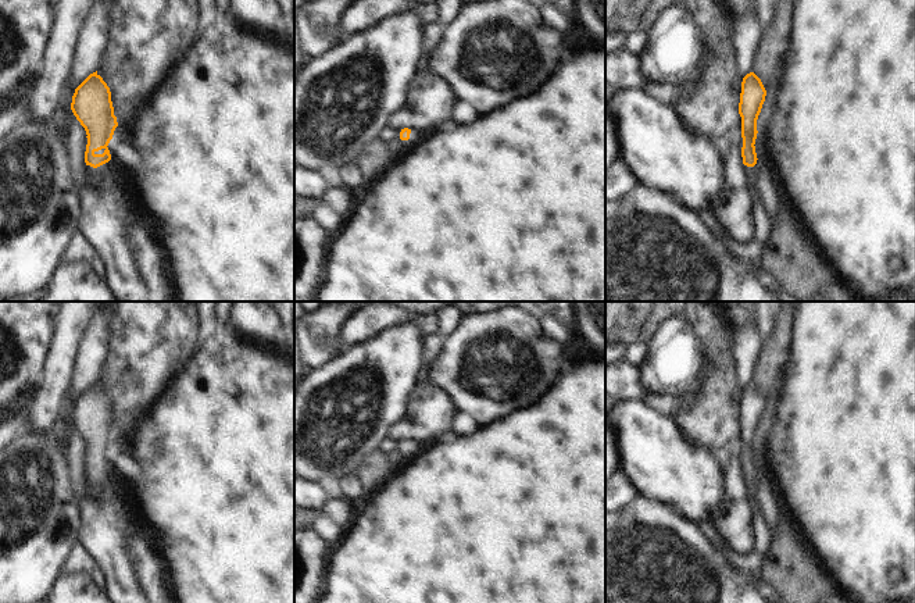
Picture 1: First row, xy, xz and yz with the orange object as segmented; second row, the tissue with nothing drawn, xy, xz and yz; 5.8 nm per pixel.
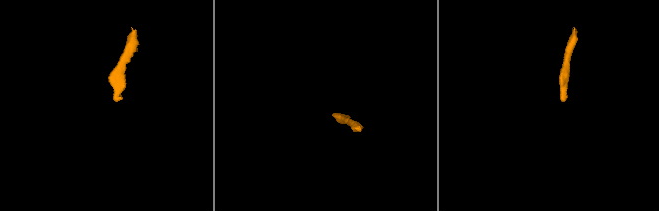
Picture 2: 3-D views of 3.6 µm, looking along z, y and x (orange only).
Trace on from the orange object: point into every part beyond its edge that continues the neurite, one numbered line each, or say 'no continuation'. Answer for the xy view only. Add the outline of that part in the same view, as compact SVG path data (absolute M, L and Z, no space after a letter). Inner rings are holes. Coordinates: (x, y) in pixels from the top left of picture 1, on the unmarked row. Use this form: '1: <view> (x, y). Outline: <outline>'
1: xy (100, 484). Outline: M108 474L93 479L90 477L86 477L87 485L94 490L94 492L104 492L108 489Z

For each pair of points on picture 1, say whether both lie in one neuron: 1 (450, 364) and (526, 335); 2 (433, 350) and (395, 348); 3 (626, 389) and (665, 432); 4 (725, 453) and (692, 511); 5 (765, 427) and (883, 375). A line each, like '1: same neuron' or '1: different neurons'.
1: same neuron
2: different neurons
3: different neurons
4: different neurons
5: different neurons

